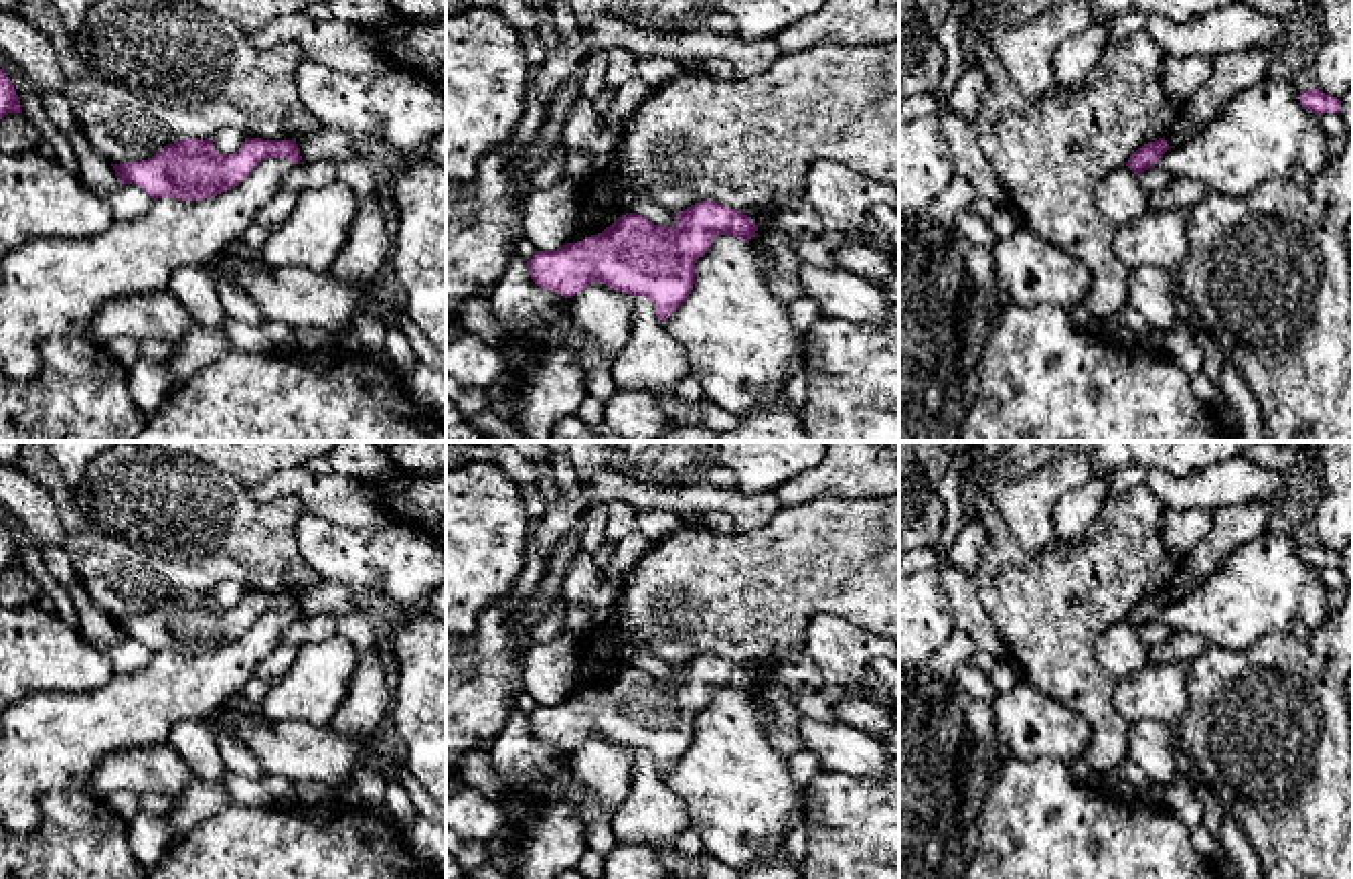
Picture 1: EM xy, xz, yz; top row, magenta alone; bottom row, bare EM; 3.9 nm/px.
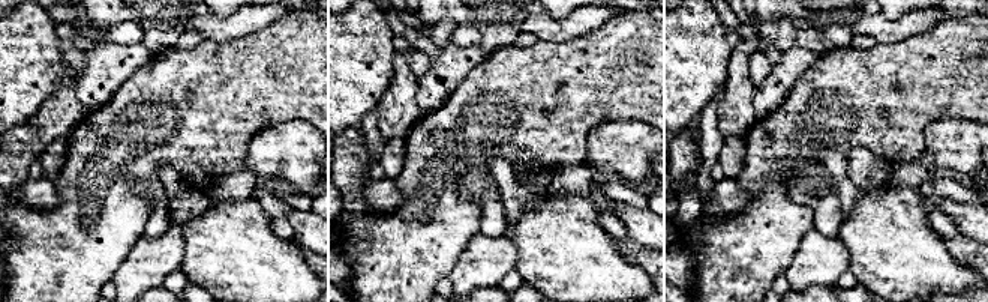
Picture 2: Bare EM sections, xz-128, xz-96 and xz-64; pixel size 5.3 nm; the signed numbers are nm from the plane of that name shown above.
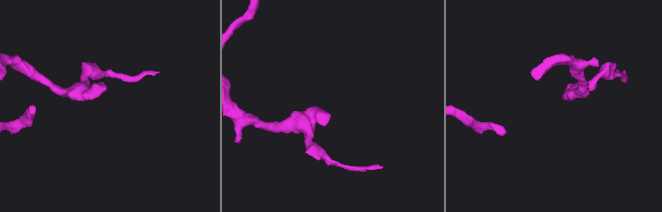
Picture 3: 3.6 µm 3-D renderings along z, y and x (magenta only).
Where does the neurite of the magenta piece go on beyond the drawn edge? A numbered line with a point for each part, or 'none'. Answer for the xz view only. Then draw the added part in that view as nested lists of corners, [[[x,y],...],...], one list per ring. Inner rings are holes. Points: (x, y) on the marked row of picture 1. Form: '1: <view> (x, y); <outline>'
none

